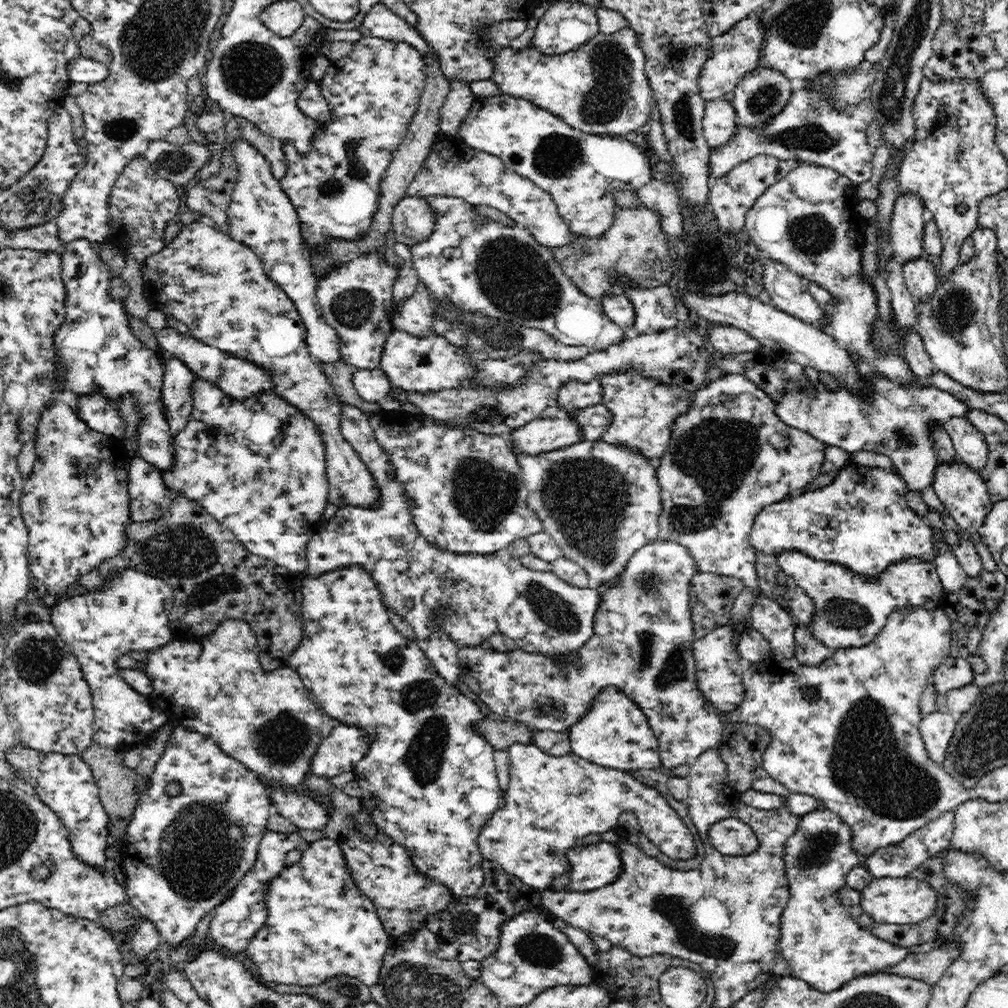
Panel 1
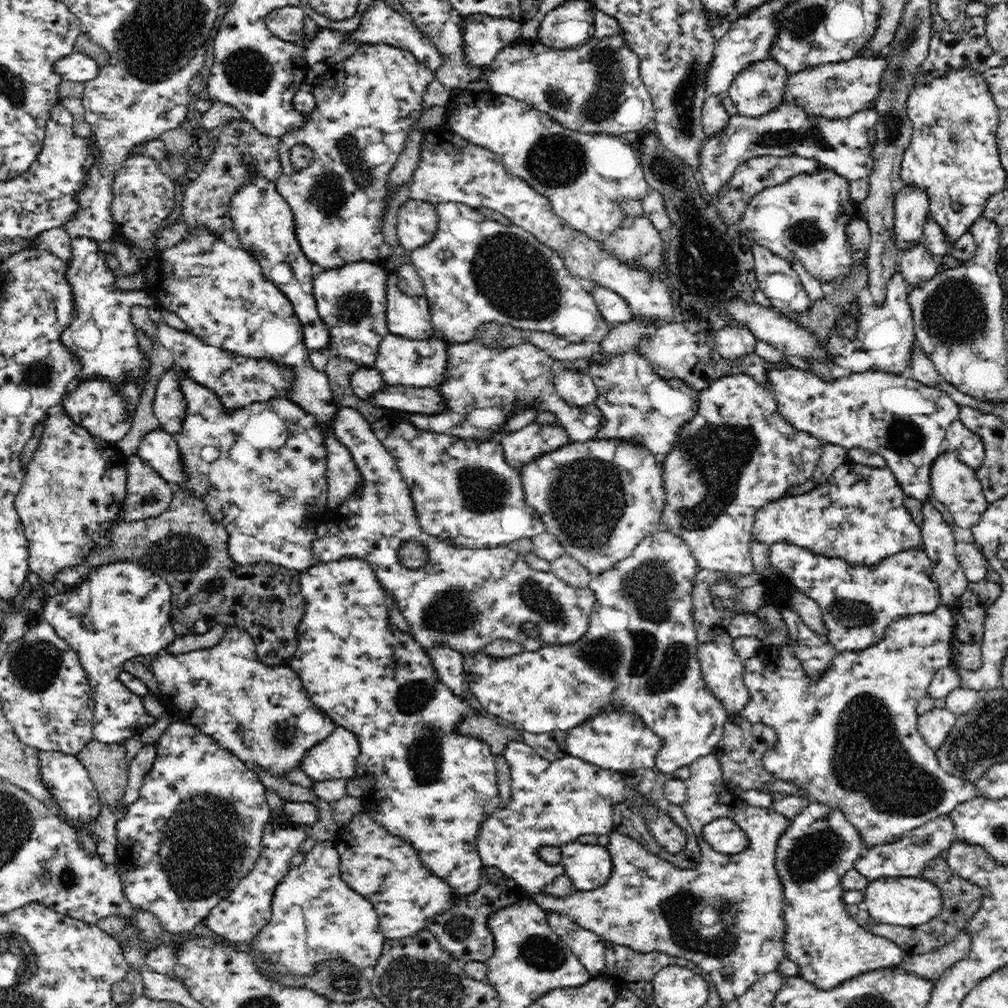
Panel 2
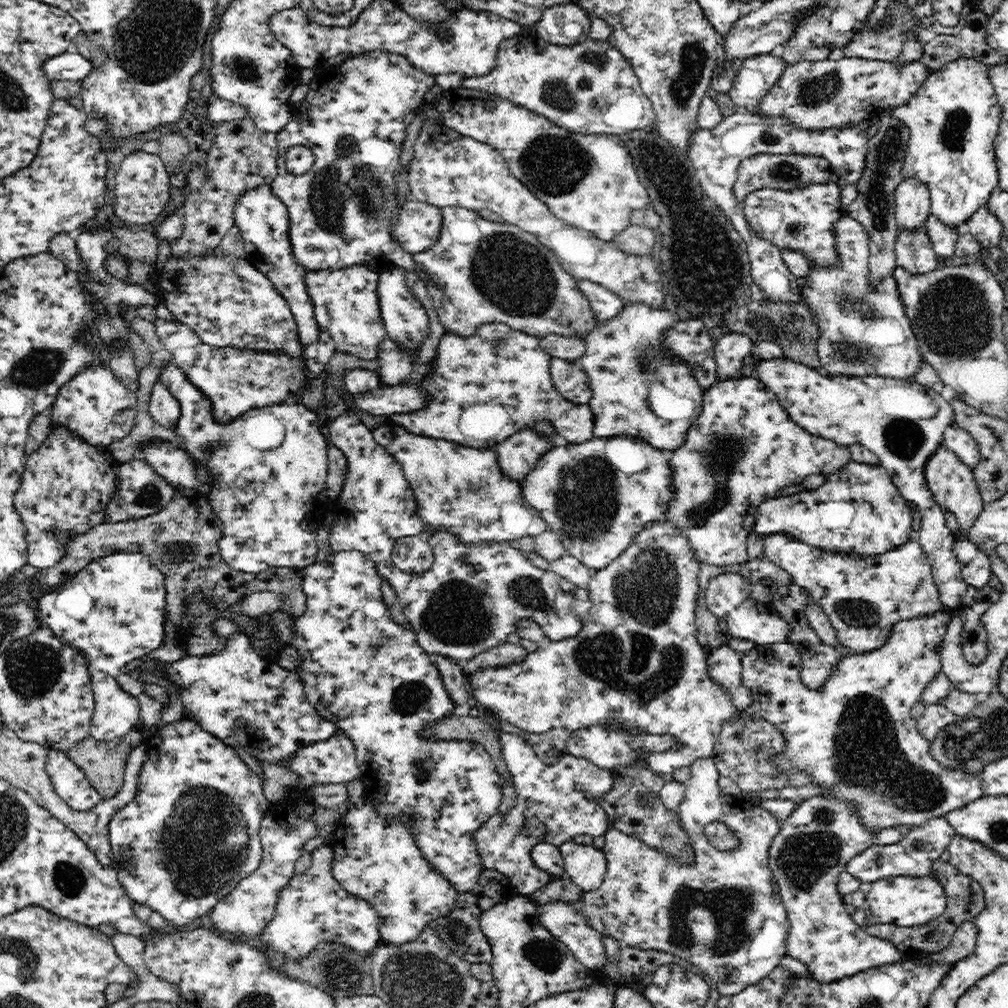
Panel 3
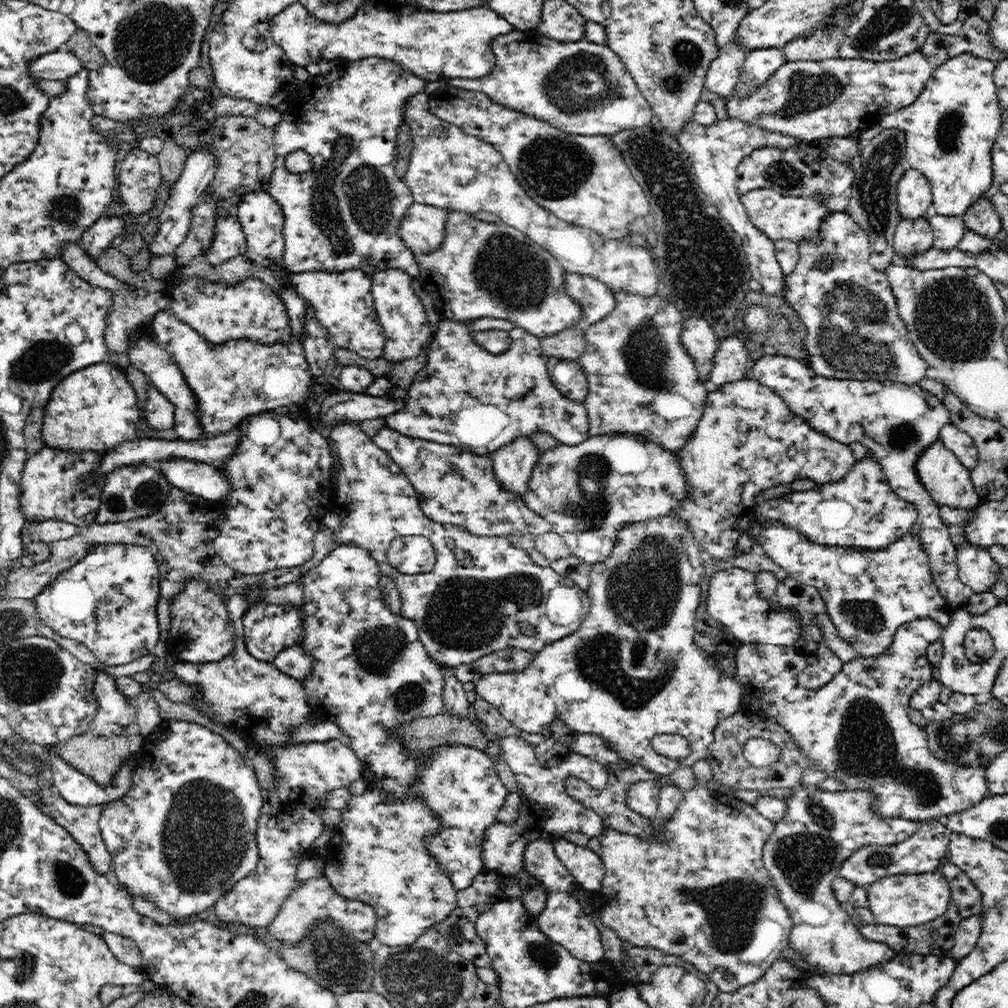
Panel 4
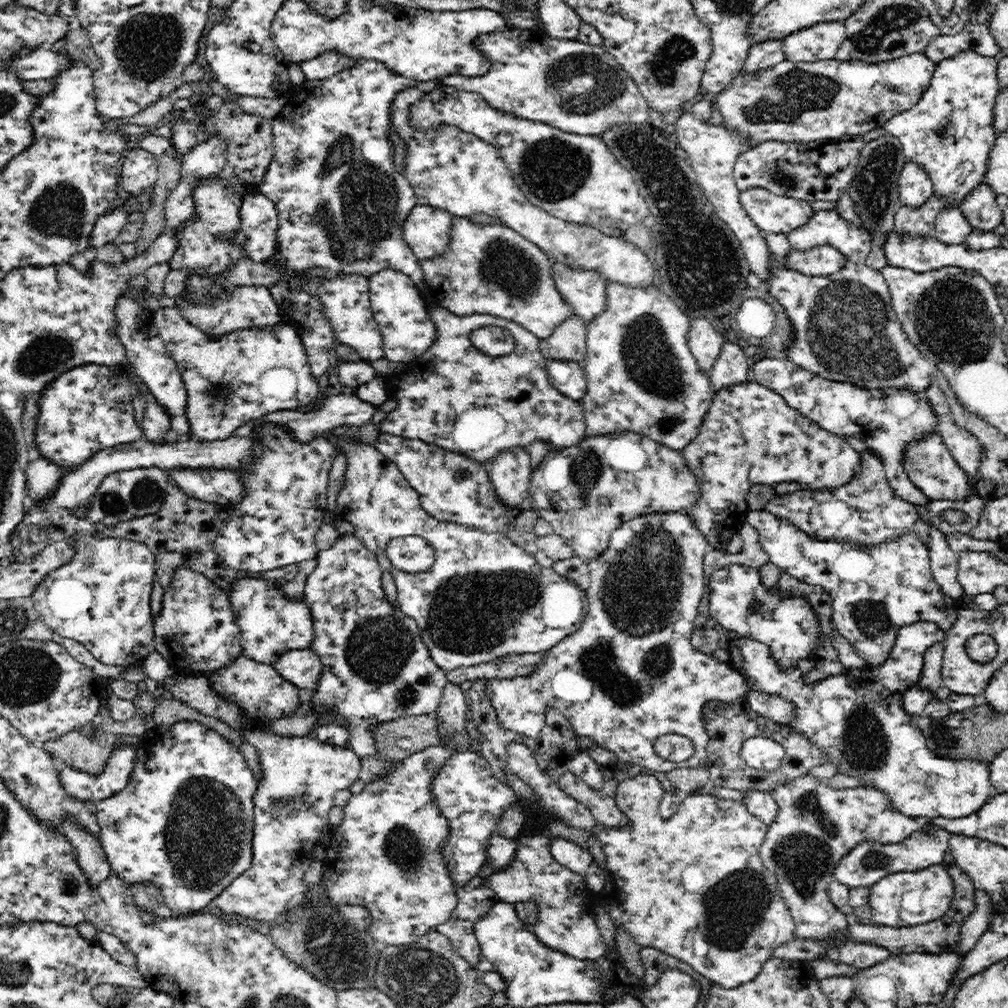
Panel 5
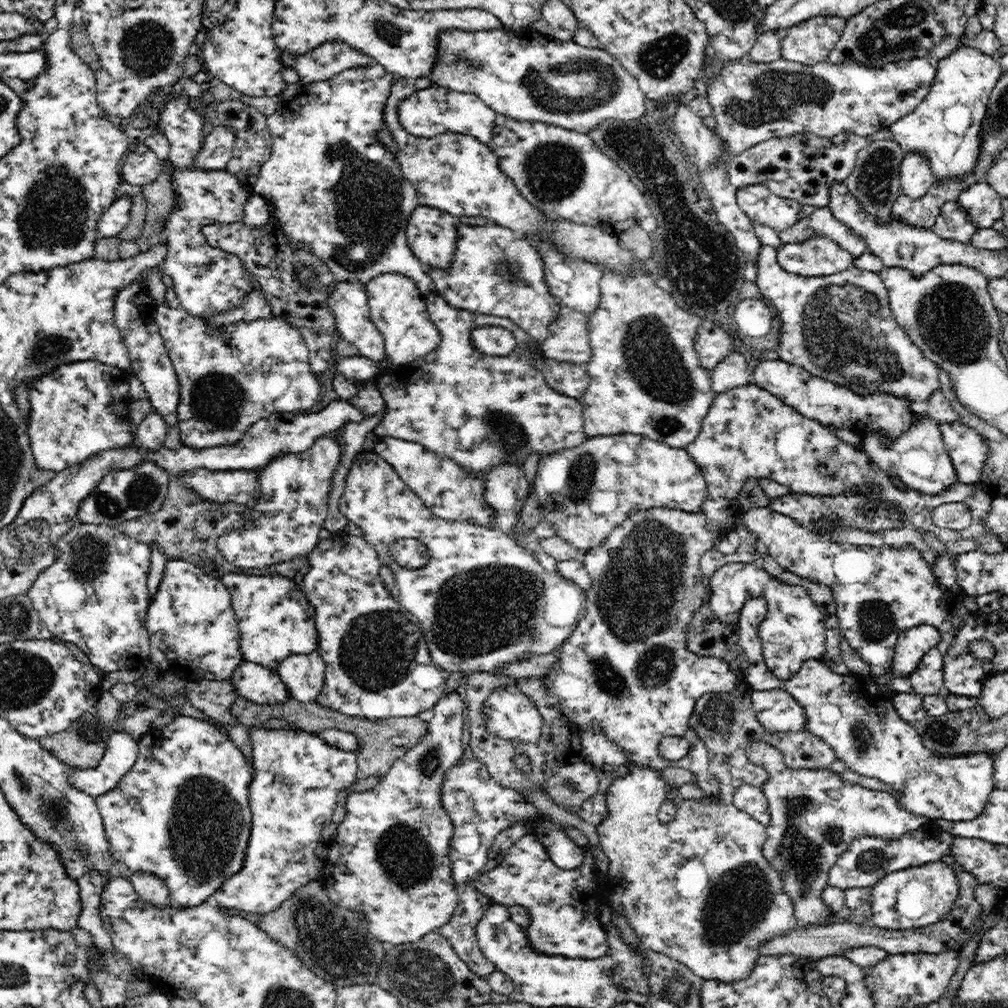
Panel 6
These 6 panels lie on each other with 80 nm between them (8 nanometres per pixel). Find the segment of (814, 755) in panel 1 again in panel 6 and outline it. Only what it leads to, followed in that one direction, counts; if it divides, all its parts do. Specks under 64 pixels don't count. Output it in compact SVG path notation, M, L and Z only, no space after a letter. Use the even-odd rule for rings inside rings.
M765 598L747 600L739 614L737 633L739 643L748 659L744 681L751 691L782 690L790 693L804 710L803 728L813 737L820 739L830 747L836 758L844 760L846 769L865 777L875 778L884 784L900 801L902 809L908 813L924 816L930 821L936 819L959 822L977 818L988 804L993 788L993 754L976 753L968 756L942 757L928 750L914 725L904 722L894 707L897 692L881 688L874 675L858 675L850 672L840 675L832 672L821 660L808 659L802 663L797 674L790 679L780 679L763 658L762 643L757 636L757 624L761 622L767 610ZM928 624L900 631L894 648L895 654L888 667L890 671L888 681L890 681L891 673L900 678L912 675L922 656L930 648L934 648L940 640L940 631L935 626Z

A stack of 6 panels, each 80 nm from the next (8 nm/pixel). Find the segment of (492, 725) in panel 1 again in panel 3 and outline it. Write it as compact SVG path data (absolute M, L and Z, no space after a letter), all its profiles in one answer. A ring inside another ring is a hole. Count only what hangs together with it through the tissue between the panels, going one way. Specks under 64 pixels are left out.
M450 716L444 717L444 722L436 722L436 726L424 729L424 736L428 734L429 739L434 738L460 738L476 744L484 752L490 754L498 775L506 784L513 784L506 761L503 758L502 745L500 745L500 733L492 729L486 720L474 716Z

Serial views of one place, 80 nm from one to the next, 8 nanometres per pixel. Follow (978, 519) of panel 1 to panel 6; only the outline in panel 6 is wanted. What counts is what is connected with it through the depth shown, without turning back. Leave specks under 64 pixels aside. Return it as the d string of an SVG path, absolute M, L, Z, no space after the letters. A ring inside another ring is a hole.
M928 413L918 415L920 415L920 422L916 422L912 430L904 432L898 440L894 440L890 448L883 446L880 433L872 433L868 436L860 436L861 449L874 461L880 472L888 476L900 476L900 480L907 483L910 488L931 496L938 496L950 490L952 486L960 484L960 478L956 475L956 468L946 450L938 422Z

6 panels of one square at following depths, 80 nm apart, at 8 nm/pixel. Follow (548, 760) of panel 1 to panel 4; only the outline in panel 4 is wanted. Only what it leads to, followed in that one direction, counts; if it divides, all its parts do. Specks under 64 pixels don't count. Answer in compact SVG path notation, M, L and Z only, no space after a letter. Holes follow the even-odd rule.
M517 737L501 739L502 758L512 769L518 784L522 786L522 804L520 804L520 820L516 824L492 823L481 836L481 853L485 870L498 872L502 876L512 877L523 888L534 888L539 885L538 877L527 870L524 853L528 844L538 840L558 840L566 832L577 832L598 836L607 827L602 824L602 818L580 802L570 797L564 790L564 779L576 776L585 780L598 790L606 788L608 784L608 768L597 763L592 757L572 752L556 766L544 766L538 761L538 755L526 740Z

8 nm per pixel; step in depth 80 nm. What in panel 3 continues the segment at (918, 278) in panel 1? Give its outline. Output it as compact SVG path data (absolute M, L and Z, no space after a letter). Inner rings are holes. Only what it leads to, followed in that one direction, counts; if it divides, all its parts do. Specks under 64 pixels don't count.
M925 226L917 231L899 232L895 251L897 266L904 268L909 274L928 274L937 270L937 255Z

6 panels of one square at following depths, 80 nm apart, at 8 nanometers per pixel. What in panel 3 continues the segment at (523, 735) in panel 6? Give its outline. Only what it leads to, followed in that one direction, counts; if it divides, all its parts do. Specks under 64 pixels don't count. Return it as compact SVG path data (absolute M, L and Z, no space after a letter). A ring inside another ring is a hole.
M662 520L644 525L643 529L635 536L626 551L620 553L614 561L603 569L593 572L588 584L589 600L591 600L590 616L580 632L572 638L563 641L551 641L545 637L541 626L529 620L517 622L517 633L520 637L538 643L538 648L531 653L527 653L524 662L520 664L510 664L502 668L488 668L470 676L472 694L485 710L496 715L500 721L510 723L525 732L532 734L542 734L553 728L565 728L569 731L576 731L582 728L590 728L594 724L605 724L605 726L623 726L628 733L648 733L652 735L670 735L674 739L674 746L668 751L659 753L648 753L642 764L652 771L667 778L674 770L680 767L688 767L695 760L708 758L713 754L715 744L720 738L721 726L724 721L730 719L737 713L736 706L733 705L732 698L725 690L721 689L712 678L709 678L708 663L705 660L705 648L697 641L697 630L694 625L694 610L696 610L696 599L698 598L698 570L699 562L694 556L692 547L689 546L688 537L684 532L680 532L672 525L672 521Z

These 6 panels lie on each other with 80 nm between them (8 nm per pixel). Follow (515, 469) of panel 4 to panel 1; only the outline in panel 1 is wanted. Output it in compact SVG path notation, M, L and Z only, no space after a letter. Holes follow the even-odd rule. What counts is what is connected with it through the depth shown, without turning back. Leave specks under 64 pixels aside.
M568 416L536 418L506 435L511 450L522 454L542 454L582 441L581 428Z

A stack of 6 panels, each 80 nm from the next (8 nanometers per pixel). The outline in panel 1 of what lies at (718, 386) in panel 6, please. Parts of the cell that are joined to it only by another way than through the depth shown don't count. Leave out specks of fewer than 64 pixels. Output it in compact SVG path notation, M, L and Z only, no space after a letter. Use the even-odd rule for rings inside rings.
M716 324L708 328L706 340L724 355L744 354L760 350L760 344L744 330Z

